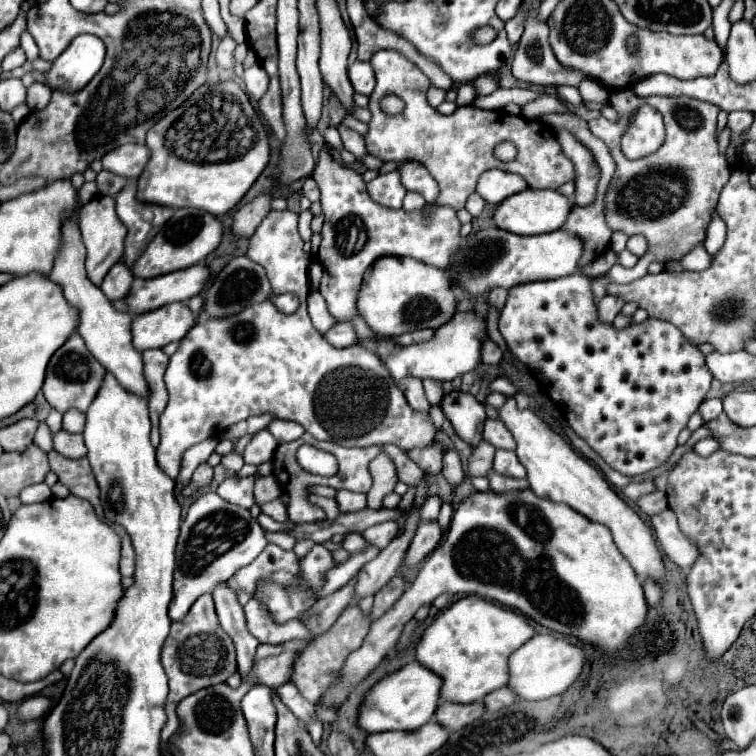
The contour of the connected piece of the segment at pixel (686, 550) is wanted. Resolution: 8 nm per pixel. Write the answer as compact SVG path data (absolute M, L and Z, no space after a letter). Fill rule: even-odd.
M666 509L658 515L652 517L652 527L656 531L656 539L660 541L664 553L682 569L690 569L694 565L694 561L698 559L698 547L694 545L694 541L690 541L680 525L678 519L674 515L674 511Z

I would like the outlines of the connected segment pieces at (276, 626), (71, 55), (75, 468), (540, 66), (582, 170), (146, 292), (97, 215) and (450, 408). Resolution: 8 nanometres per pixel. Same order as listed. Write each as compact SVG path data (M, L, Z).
M250 599L244 605L244 613L246 613L250 633L260 643L280 645L280 643L288 643L294 639L302 639L302 641L312 639L312 633L306 629L304 623L300 623L296 619L286 621L286 623L276 623L274 617L270 617L270 611L266 609L266 605L258 603L256 599Z
M78 35L68 49L52 61L52 67L44 73L44 85L62 93L84 89L102 67L104 53L104 43L98 37Z
M50 451L48 459L50 459L50 469L58 475L58 481L62 485L66 485L72 495L90 501L92 507L98 511L100 509L100 503L96 505L96 501L98 501L98 485L96 485L96 479L92 475L88 459L86 457L68 459L68 457L62 457L56 451Z
M534 3L530 17L526 21L526 29L524 35L520 39L518 51L514 55L512 61L512 75L520 81L528 81L528 83L536 83L536 85L580 85L580 71L576 69L566 69L554 55L548 43L548 25L546 23L538 23L536 21L536 13L538 13L538 3Z
M556 131L556 139L560 141L566 157L574 161L574 171L576 171L574 203L576 205L592 203L596 195L596 183L600 179L600 169L592 153L580 141L576 141L574 135L570 135L568 131Z
M194 265L154 279L134 279L132 291L124 299L128 313L136 315L150 309L160 309L168 303L188 301L202 291L206 279L208 269L204 265Z
M96 195L90 203L80 207L80 231L82 231L82 241L86 245L86 273L94 285L100 285L108 269L120 261L124 253L124 237L126 237L126 227L116 215L116 205L112 197L106 195Z
M450 393L440 401L444 415L452 421L456 435L470 447L482 441L482 425L486 421L486 409L468 393Z

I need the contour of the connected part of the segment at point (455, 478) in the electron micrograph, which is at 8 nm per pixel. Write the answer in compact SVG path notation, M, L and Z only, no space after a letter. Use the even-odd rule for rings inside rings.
M448 449L444 453L444 469L442 469L442 475L452 485L460 485L464 481L464 471L462 471L460 457L458 457L458 451L456 449Z

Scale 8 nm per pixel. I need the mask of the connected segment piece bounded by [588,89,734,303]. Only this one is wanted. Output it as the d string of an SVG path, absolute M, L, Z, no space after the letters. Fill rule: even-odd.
M630 89L612 91L610 105L618 113L618 121L598 117L588 123L590 131L608 145L616 163L616 173L610 181L604 201L606 223L612 231L624 231L626 235L644 235L650 243L650 249L645 258L640 258L634 267L628 269L617 263L603 277L594 279L592 291L596 303L607 294L610 282L630 283L646 275L652 262L680 261L696 245L702 245L706 239L708 223L716 209L716 197L722 185L726 185L734 173L734 167L730 161L726 161L726 155L718 151L716 117L720 109L716 105L690 97L638 97ZM644 103L654 103L654 107L662 113L666 139L662 147L650 157L630 161L620 151L620 135L624 133L632 111Z

